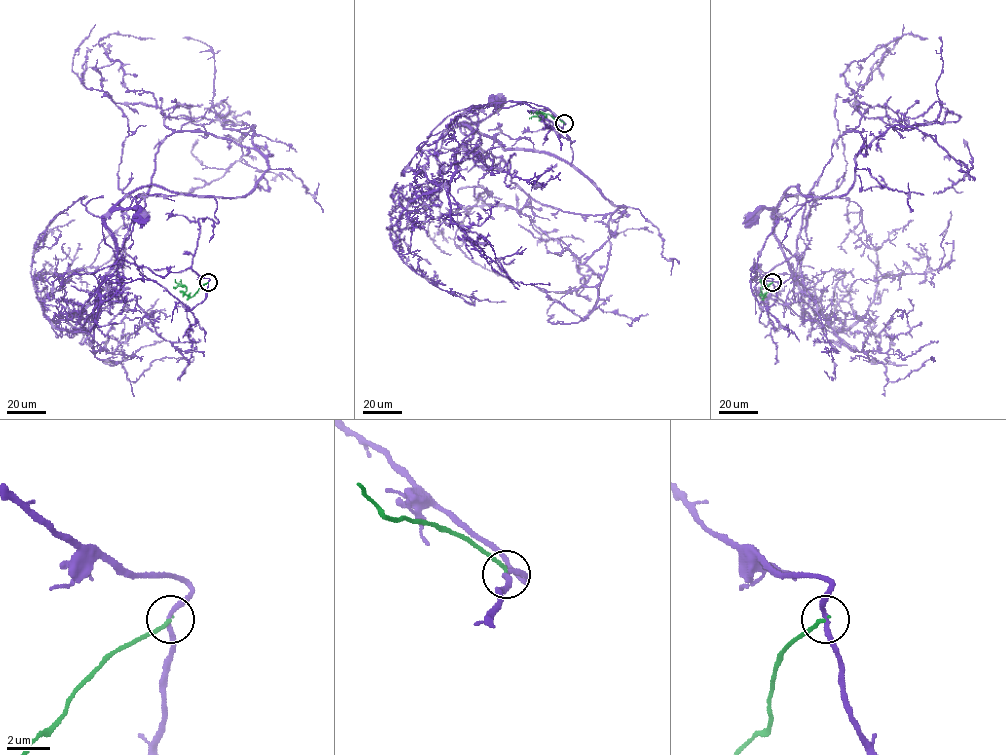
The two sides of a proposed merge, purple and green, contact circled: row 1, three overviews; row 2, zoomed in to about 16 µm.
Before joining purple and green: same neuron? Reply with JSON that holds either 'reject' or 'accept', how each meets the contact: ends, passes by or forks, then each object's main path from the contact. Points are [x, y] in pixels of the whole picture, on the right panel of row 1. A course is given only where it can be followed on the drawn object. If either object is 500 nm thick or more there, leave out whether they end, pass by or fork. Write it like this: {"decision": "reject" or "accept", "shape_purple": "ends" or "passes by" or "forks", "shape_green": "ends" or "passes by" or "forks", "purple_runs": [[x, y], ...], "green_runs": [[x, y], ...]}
{"decision": "reject", "shape_purple": "passes by", "shape_green": "ends", "purple_runs": [[772, 282], [776, 298], [768, 310], [750, 280], [784, 282], [791, 273], [771, 208], [752, 216]], "green_runs": [[772, 282], [763, 297], [760, 281]]}

